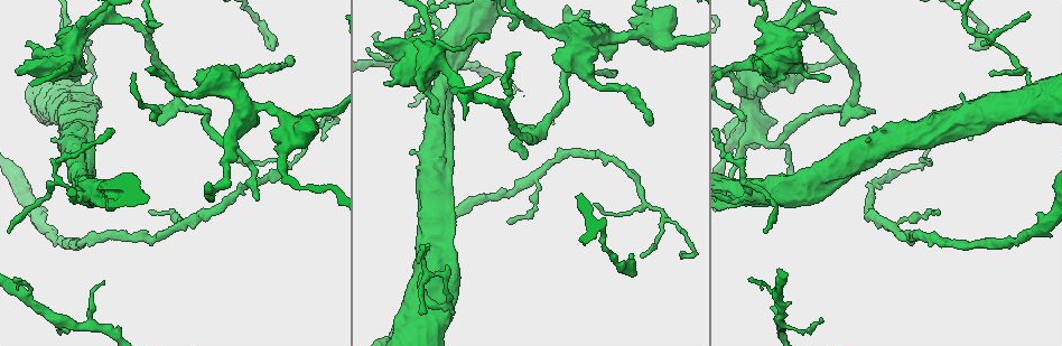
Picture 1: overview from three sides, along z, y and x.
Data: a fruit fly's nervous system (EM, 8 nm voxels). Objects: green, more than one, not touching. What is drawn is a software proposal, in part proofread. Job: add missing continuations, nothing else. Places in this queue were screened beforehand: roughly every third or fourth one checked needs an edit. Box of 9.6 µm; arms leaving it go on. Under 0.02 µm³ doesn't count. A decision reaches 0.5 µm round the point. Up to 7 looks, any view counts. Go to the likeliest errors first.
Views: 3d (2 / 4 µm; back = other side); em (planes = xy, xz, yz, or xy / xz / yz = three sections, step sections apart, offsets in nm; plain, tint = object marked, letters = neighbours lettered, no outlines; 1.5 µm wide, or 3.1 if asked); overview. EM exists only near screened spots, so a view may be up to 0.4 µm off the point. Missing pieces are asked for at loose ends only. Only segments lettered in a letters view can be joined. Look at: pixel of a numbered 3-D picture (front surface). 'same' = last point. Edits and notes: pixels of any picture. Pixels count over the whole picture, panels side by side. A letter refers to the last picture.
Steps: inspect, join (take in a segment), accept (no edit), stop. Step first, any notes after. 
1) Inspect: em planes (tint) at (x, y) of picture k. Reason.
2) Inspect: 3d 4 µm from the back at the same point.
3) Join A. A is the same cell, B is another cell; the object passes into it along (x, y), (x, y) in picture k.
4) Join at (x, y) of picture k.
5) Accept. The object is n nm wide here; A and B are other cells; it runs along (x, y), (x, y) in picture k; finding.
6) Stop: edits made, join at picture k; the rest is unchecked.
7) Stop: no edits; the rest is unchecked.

Inspect: 3d 2 µm from the back at (631, 255) of picture 1. Thin end.

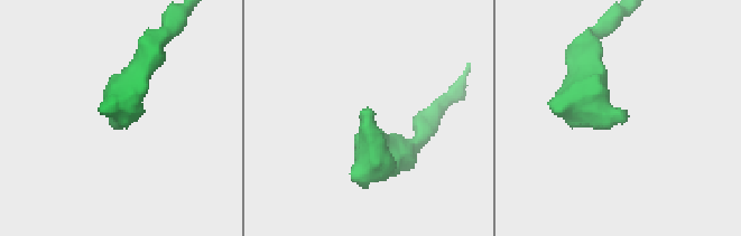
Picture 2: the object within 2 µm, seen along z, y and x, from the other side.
Inspect: em planes (tint) at (362, 113) of picture 2.

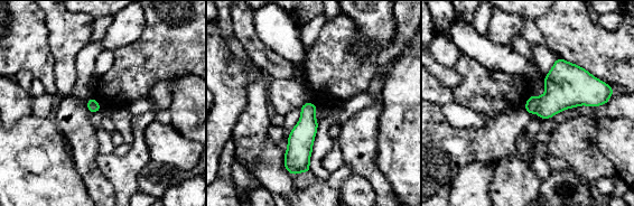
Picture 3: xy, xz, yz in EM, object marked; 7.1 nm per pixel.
Inspect: em planes (letters) at the same point.

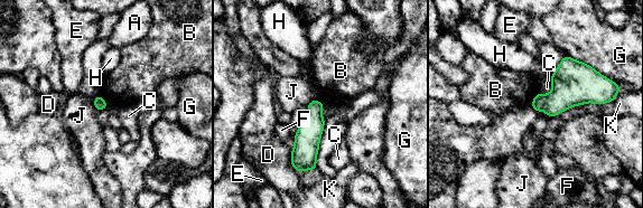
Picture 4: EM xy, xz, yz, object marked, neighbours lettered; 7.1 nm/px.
Accept. A, B, C, D, E, F, G, H, J and K are other cells; a border runs along (100, 94), (109, 105) in picture 4; none of them fits.

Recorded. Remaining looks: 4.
Inspect: 3d 4 µm at (872, 112) of picture 1. Free end.

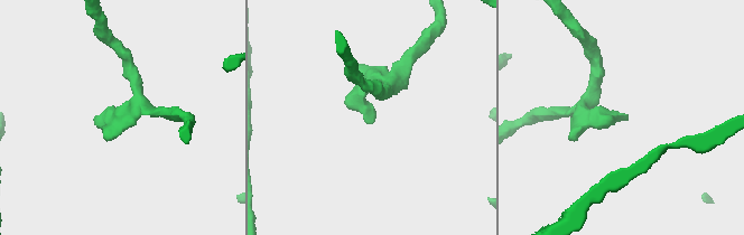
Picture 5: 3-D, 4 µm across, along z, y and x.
Inspect: em yz step 4 (letters) at (374, 121) of picture 5. Now the EM.

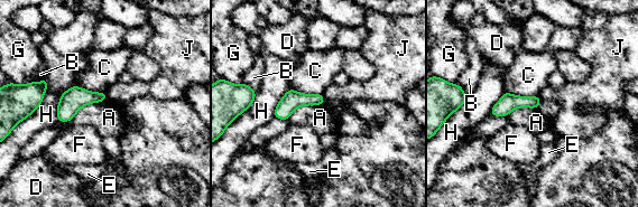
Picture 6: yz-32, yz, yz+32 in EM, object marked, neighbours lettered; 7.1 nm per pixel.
Accept. A, B, C, D, E, F, G, H and J are other cells; none of them fits.

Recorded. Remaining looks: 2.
Inspect: em planes (letters) at (258, 201) of picture 1. Free end.

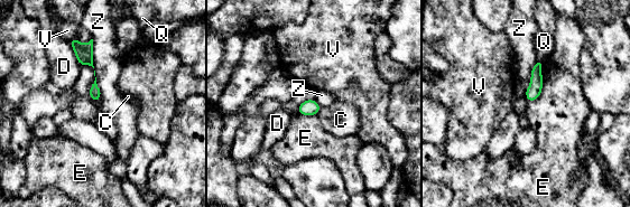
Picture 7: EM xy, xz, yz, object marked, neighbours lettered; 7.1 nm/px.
Accept. C, D, E, Q, V and Z are other cells; no lettered segment goes on from it.

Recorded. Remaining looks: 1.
Stop: no edits; the rest is unchecked.

